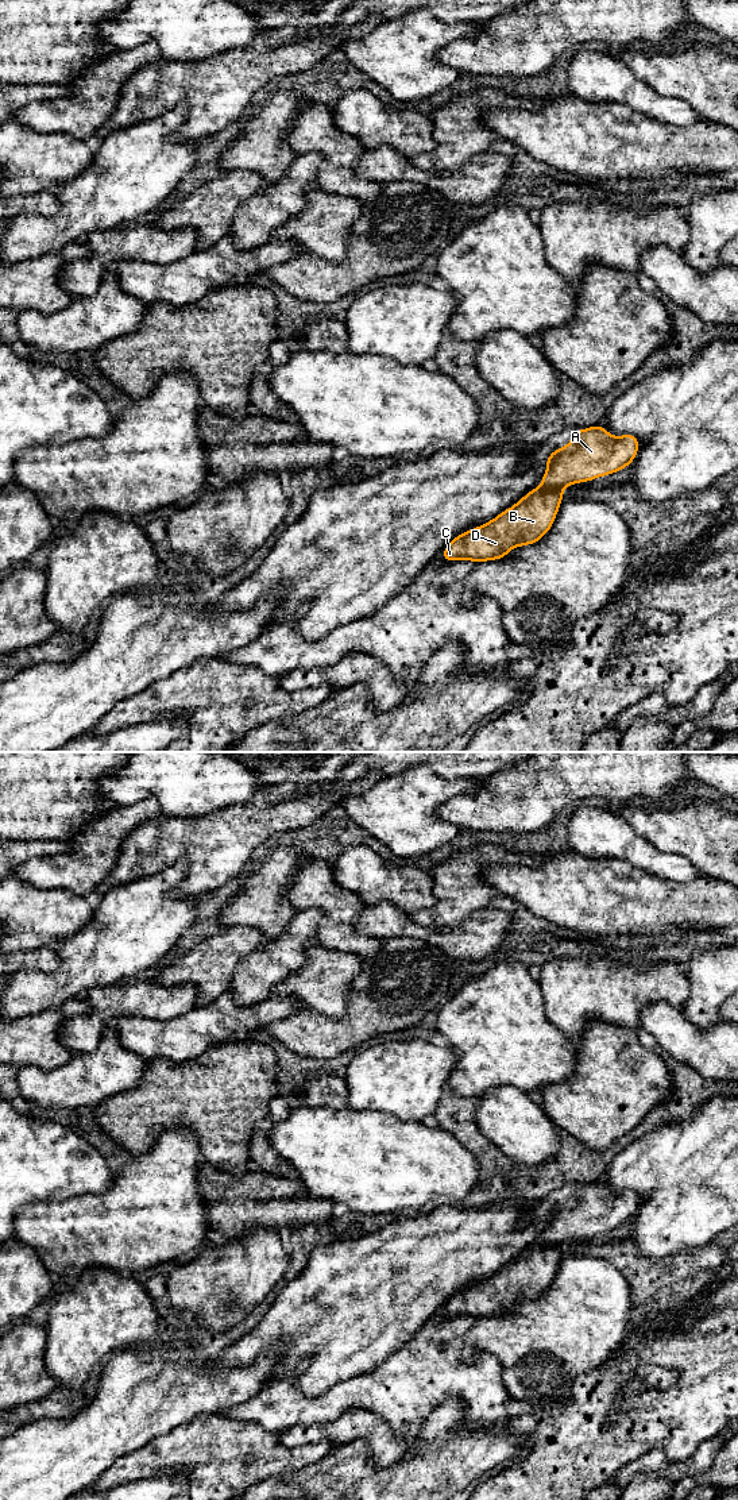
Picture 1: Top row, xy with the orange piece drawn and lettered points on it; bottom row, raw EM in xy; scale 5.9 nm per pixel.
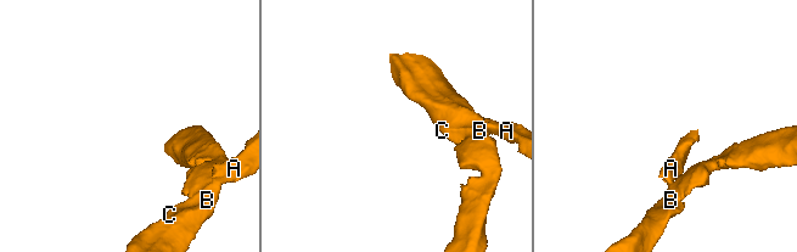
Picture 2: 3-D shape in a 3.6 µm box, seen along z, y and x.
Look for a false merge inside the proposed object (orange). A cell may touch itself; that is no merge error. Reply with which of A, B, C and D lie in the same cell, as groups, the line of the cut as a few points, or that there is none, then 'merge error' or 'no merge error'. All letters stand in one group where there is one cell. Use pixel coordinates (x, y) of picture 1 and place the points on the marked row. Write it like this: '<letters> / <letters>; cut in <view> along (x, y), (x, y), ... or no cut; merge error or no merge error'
A / B C D; cut in xy along (541, 486), (561, 490); merge error

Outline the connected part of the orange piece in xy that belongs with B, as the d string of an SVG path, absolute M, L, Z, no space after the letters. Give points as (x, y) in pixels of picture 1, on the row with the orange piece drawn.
M532 489L495 518L457 535L441 556L447 562L482 563L502 559L513 548L536 544L550 531L563 495L563 490Z

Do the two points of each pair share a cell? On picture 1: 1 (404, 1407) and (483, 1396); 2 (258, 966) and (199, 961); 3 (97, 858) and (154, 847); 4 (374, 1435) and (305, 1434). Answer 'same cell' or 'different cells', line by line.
1: same cell
2: different cells
3: different cells
4: same cell

